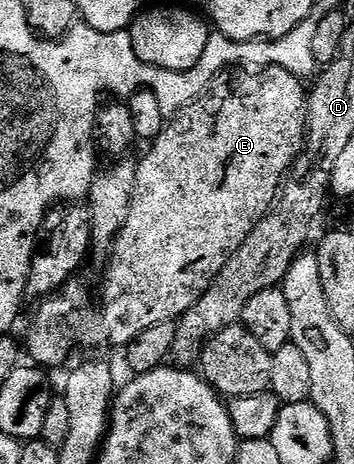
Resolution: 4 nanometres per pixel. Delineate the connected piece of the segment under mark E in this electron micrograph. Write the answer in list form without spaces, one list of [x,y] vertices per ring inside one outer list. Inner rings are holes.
[[[280,68],[240,72],[244,73],[220,73],[199,98],[165,124],[164,130],[147,146],[148,154],[139,158],[126,223],[106,261],[108,270],[100,289],[100,306],[97,309],[92,306],[91,295],[76,279],[37,304],[40,306],[28,321],[24,341],[22,337],[27,356],[29,353],[37,366],[53,371],[68,357],[67,351],[60,349],[60,313],[68,313],[68,329],[77,333],[84,345],[126,347],[146,327],[176,321],[202,299],[222,267],[226,267],[230,255],[242,247],[246,235],[268,214],[286,174],[302,152],[306,136],[306,85],[301,78]]]

